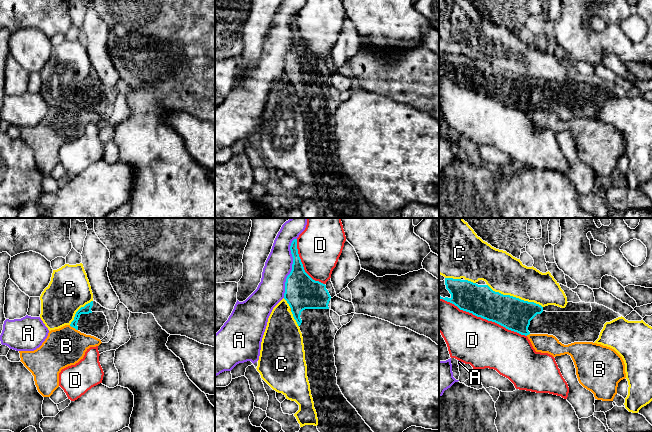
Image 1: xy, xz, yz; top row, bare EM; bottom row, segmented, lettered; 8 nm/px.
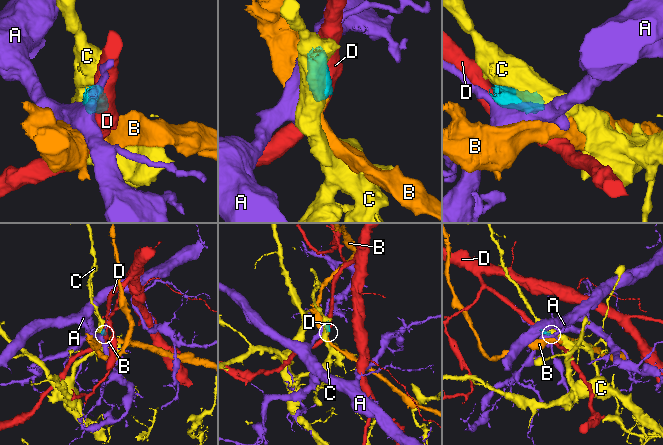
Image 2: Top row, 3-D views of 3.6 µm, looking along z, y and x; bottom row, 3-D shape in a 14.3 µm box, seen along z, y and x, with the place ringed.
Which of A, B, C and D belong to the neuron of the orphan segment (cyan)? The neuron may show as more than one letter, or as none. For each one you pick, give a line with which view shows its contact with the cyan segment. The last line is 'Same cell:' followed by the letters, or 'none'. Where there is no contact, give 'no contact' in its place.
Same cell: none

